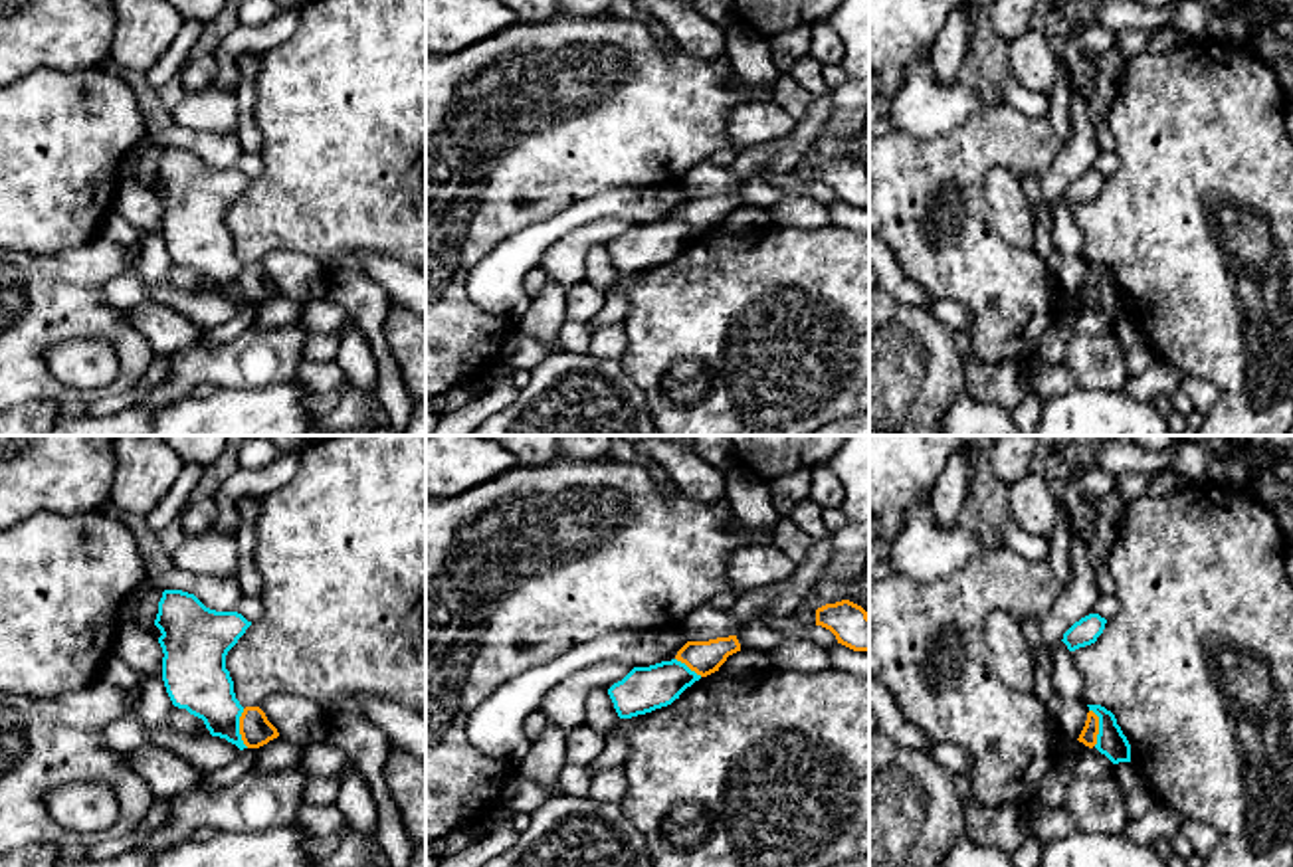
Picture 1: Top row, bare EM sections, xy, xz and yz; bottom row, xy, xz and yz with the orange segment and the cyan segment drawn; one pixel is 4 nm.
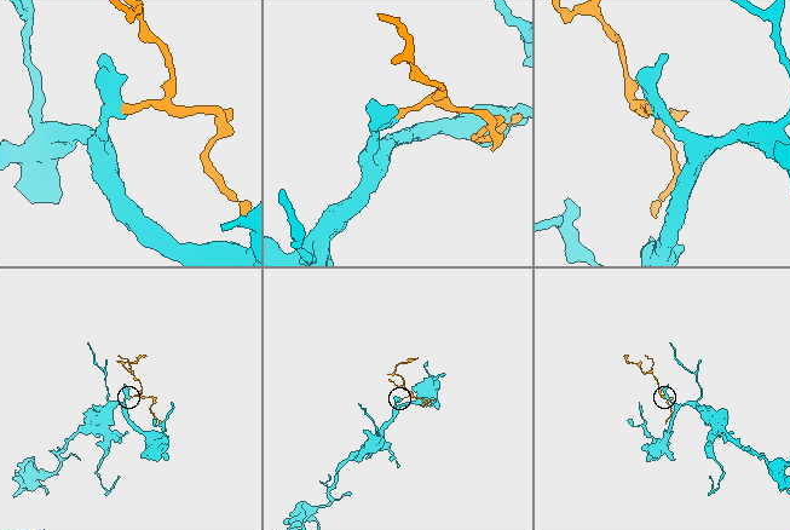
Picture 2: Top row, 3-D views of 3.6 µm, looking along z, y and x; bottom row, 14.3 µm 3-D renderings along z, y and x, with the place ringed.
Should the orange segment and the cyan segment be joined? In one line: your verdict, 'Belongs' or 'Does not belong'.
Does not belong

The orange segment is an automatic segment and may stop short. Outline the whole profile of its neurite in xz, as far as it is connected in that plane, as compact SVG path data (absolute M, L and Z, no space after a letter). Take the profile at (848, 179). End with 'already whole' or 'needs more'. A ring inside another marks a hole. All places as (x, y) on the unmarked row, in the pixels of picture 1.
M849 156L826 160L816 166L816 182L830 186L838 200L869 210L869 172L861 162Z | already whole

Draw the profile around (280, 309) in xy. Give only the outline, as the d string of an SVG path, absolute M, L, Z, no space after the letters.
M277 293L267 301L257 305L257 323L263 329L279 329L293 325L301 319L303 303L287 297L285 293Z

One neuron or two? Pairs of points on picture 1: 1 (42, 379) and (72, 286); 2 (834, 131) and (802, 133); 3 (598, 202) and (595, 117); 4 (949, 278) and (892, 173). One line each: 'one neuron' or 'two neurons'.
1: one neuron
2: two neurons
3: two neurons
4: one neuron

